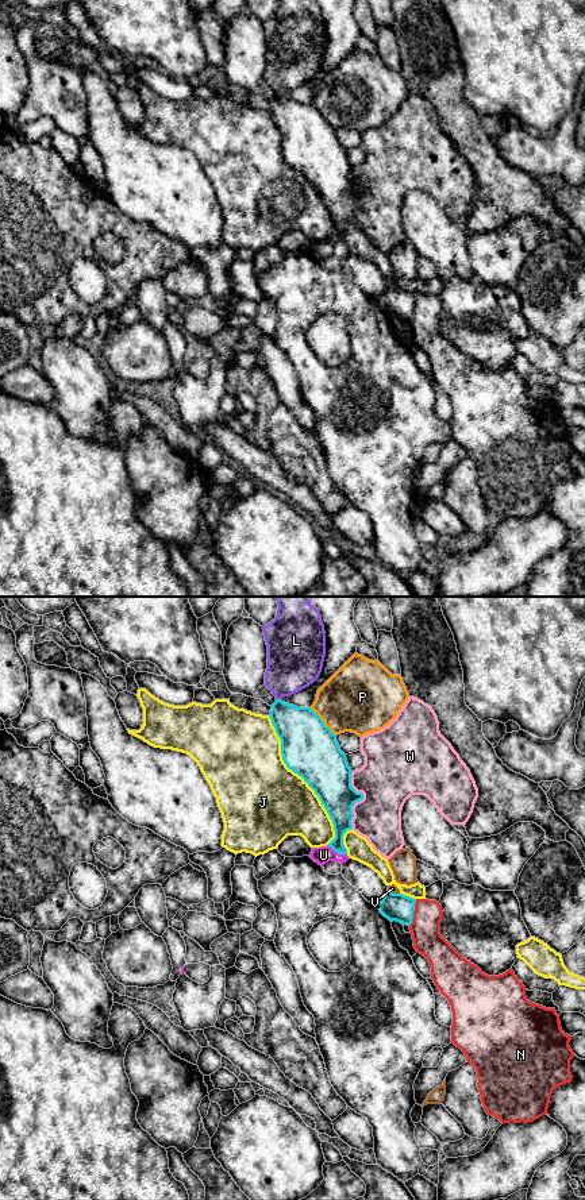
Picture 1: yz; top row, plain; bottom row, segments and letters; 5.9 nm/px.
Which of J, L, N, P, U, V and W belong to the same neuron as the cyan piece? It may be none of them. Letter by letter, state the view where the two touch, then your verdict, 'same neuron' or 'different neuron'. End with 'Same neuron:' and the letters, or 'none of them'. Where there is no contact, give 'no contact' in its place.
J: yz | different neuron
L: yz | different neuron
N: yz | different neuron
P: yz | different neuron
U: yz | same neuron
V: yz | different neuron
W: yz | different neuron
Same neuron: U

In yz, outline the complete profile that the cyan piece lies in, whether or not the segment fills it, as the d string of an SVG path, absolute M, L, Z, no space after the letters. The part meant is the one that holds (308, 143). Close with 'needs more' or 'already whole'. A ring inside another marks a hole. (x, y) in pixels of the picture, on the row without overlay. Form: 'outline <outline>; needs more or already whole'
outline M276 94L270 115L281 135L282 155L315 186L327 205L335 234L322 243L312 243L309 252L319 261L349 255L343 231L353 224L353 201L363 194L351 182L351 163L340 146L336 130L309 103L297 103Z; needs more

